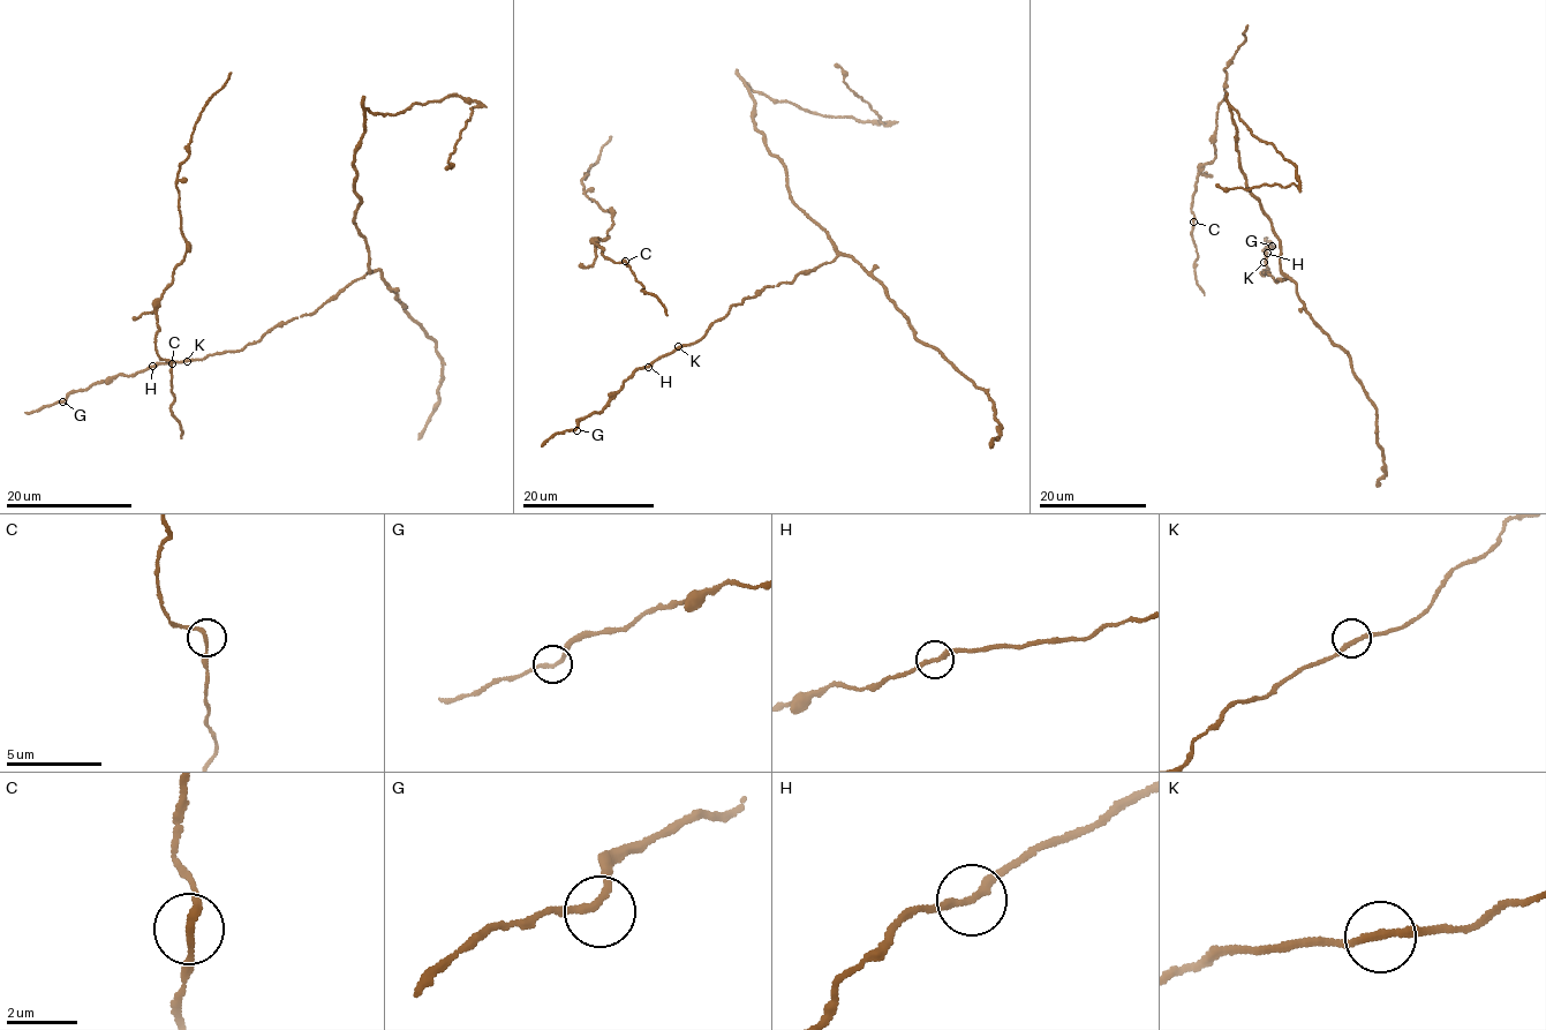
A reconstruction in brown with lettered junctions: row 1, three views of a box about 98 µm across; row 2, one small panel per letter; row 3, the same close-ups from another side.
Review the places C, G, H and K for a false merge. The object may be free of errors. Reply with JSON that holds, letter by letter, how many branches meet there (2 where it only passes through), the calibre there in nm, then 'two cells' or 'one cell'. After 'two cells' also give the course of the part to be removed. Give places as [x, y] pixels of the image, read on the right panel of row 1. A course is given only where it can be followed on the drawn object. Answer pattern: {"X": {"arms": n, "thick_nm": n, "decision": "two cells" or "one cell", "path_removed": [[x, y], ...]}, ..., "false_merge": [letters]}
{"C": {"arms": 2, "thick_nm": 200, "decision": "one cell"}, "G": {"arms": 2, "thick_nm": 190, "decision": "one cell"}, "H": {"arms": 2, "thick_nm": 200, "decision": "one cell"}, "K": {"arms": 2, "thick_nm": 220, "decision": "one cell"}, "false_merge": []}

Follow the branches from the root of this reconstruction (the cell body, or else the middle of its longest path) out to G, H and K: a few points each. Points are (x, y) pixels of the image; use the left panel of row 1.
G: (301, 316), (274, 325), (257, 341), (238, 351), (163, 362), (129, 375), (110, 377), (72, 392), (62, 401)
H: (301, 316), (274, 325), (257, 341), (238, 351), (152, 366)
K: (301, 316), (274, 325), (257, 341), (238, 351), (187, 361)

